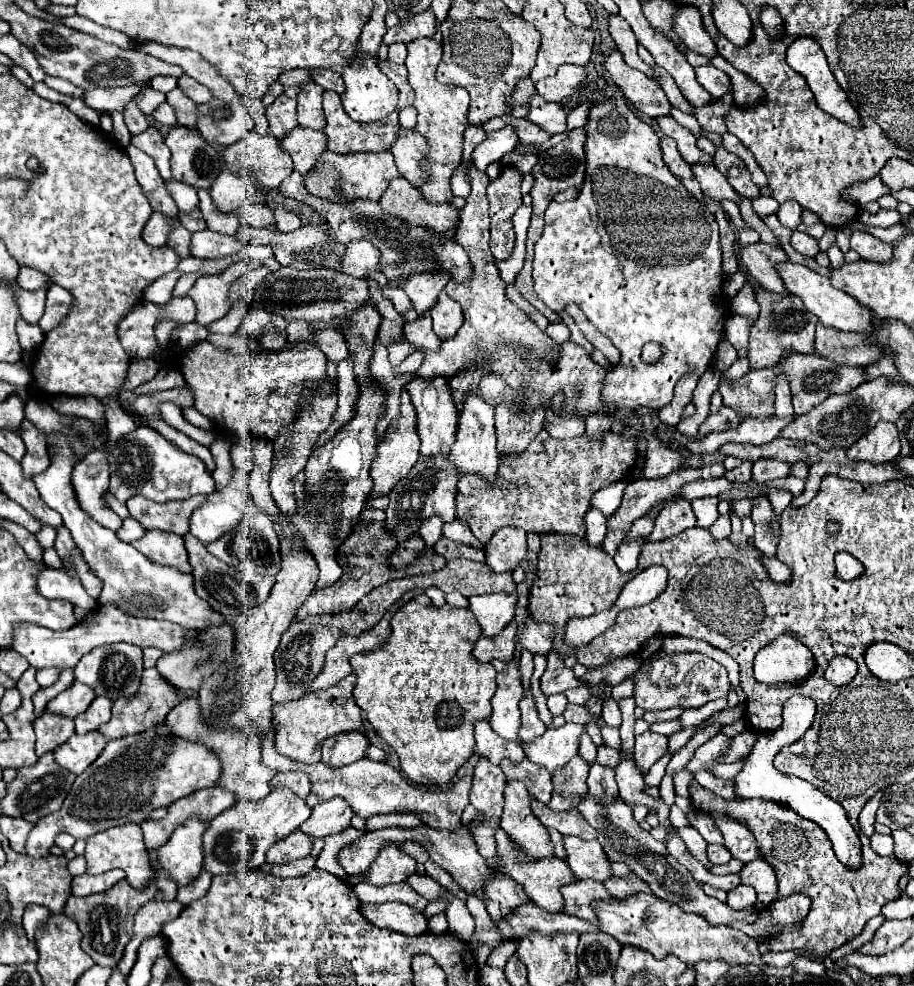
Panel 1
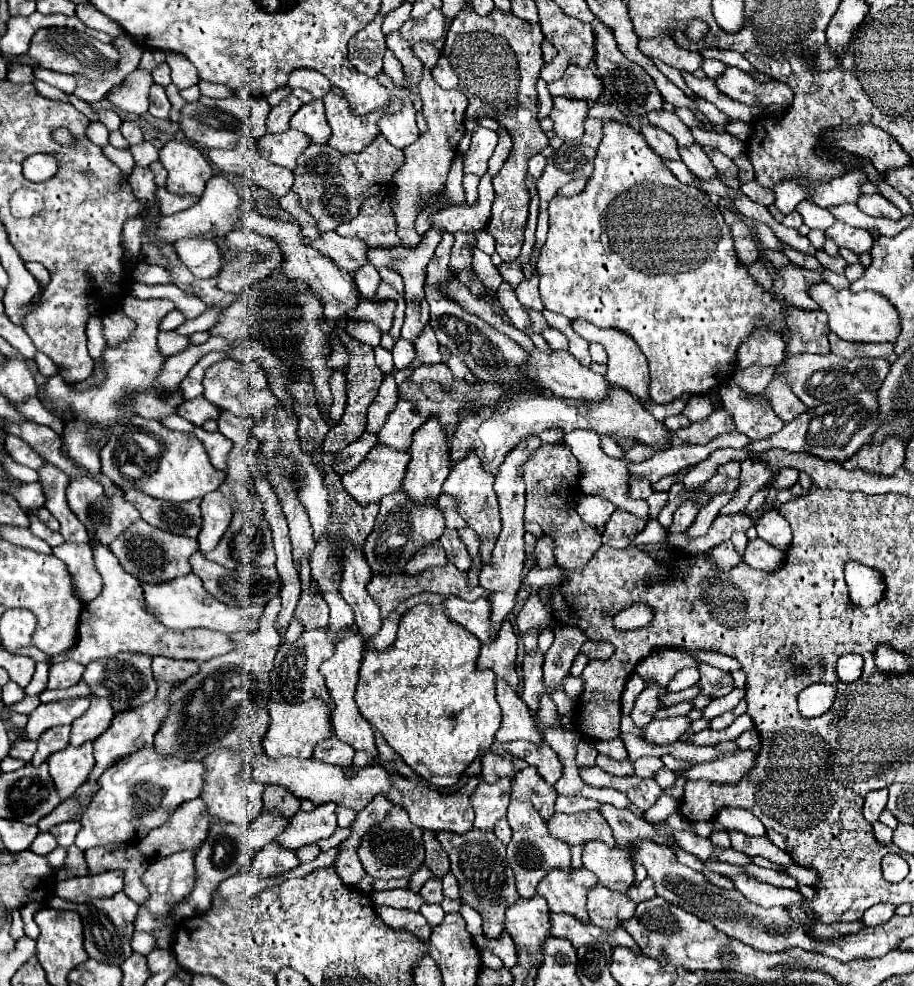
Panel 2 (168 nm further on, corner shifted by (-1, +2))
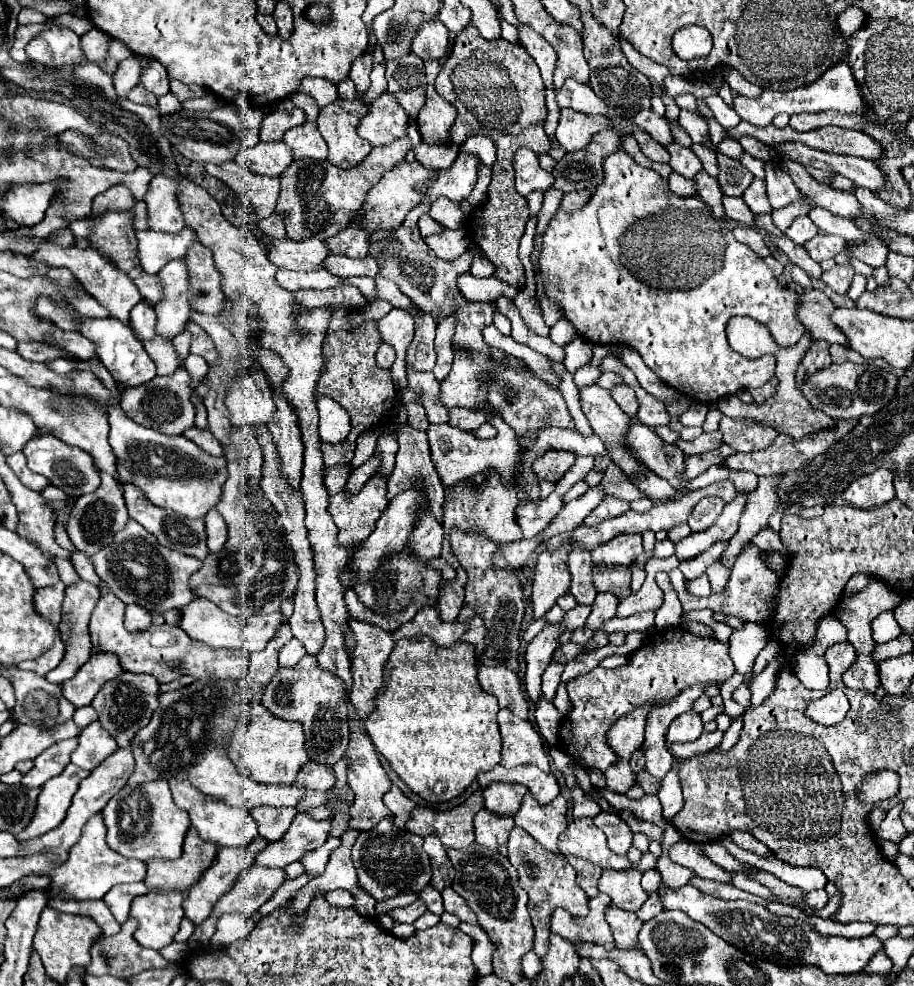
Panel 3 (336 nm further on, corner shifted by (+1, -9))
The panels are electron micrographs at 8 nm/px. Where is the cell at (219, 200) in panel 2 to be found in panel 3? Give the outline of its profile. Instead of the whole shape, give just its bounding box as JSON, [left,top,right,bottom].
[136,227,196,275]

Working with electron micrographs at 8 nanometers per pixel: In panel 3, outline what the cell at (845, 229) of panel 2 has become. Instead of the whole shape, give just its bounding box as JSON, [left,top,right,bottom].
[804,233,846,261]

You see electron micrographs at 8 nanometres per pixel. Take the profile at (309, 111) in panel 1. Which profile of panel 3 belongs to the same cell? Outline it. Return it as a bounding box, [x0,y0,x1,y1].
[284,121,328,161]

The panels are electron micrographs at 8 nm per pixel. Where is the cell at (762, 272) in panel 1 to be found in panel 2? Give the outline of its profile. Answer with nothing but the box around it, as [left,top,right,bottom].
[778,262,822,310]

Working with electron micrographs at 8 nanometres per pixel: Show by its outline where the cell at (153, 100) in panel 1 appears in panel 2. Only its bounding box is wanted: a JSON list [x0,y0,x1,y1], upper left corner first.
[108,70,154,114]

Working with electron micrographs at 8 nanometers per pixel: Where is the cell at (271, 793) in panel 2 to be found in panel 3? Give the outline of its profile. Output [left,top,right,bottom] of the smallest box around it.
[250,807,296,843]

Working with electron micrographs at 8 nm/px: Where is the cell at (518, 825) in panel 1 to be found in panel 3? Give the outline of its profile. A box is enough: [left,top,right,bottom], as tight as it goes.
[508,827,588,957]

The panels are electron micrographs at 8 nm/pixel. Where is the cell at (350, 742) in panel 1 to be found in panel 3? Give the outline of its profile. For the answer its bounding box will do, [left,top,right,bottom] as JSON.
[294,761,334,791]

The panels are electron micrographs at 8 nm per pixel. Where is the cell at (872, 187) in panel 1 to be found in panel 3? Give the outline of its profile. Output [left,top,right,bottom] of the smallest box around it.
[766,163,808,209]

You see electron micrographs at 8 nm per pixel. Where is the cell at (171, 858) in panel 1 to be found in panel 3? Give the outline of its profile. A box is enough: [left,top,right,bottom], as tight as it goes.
[130,891,184,949]

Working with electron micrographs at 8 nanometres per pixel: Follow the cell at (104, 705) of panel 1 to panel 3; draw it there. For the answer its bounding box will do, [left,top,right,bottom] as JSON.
[72,723,118,771]

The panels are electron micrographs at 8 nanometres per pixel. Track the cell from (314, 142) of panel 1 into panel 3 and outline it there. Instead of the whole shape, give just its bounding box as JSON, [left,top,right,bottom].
[236,141,290,177]

